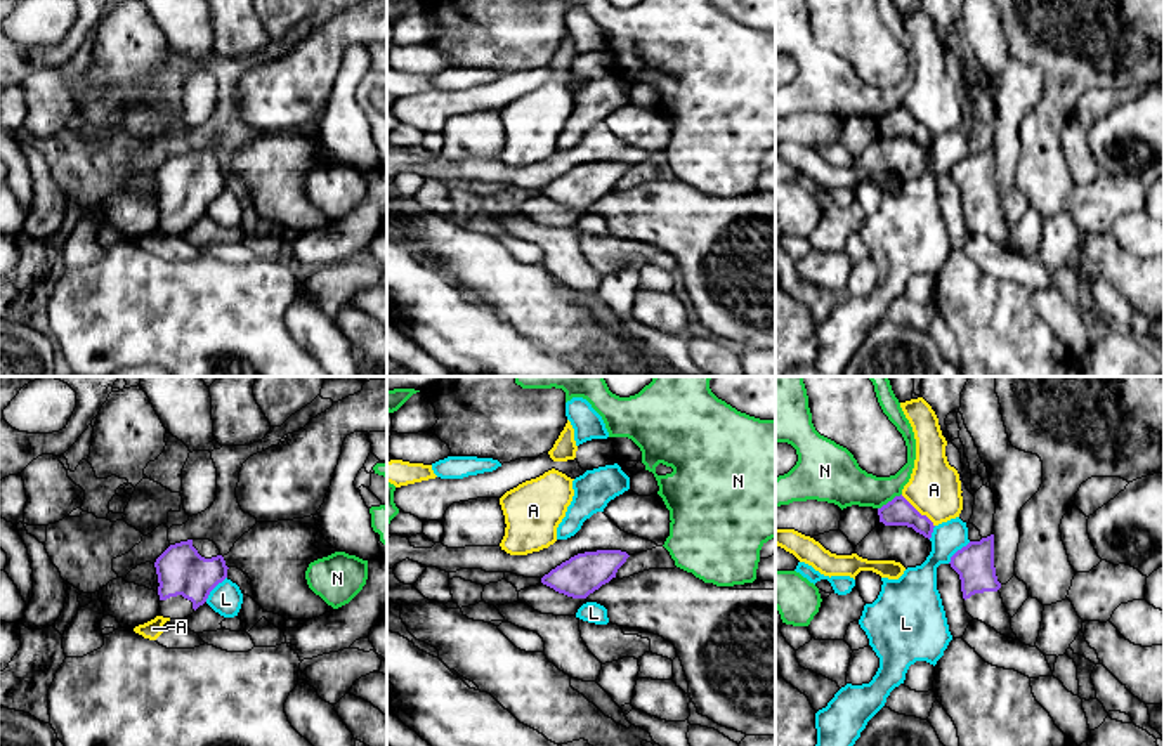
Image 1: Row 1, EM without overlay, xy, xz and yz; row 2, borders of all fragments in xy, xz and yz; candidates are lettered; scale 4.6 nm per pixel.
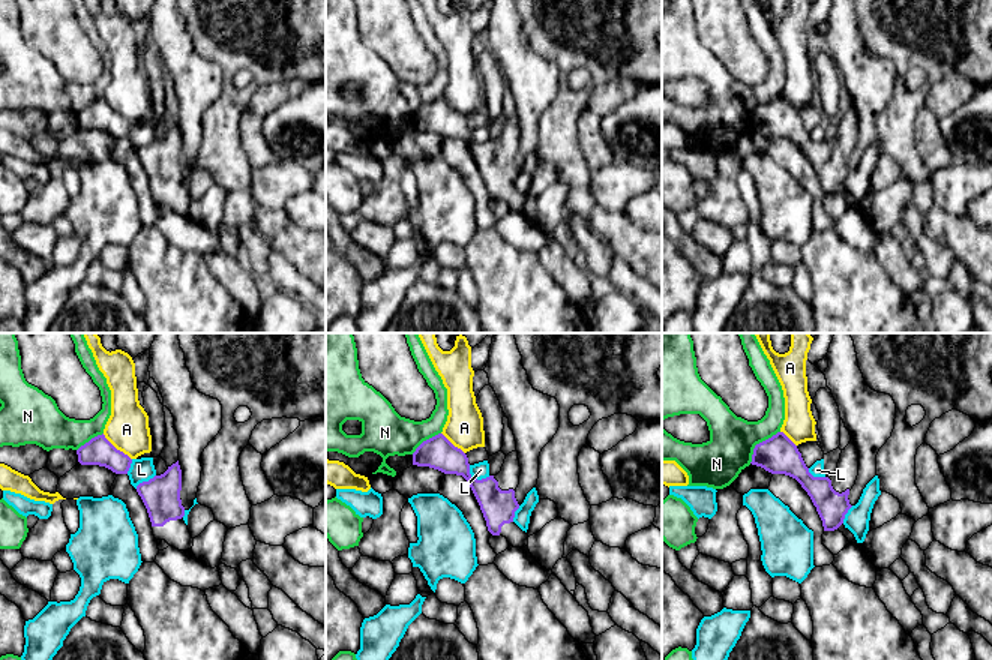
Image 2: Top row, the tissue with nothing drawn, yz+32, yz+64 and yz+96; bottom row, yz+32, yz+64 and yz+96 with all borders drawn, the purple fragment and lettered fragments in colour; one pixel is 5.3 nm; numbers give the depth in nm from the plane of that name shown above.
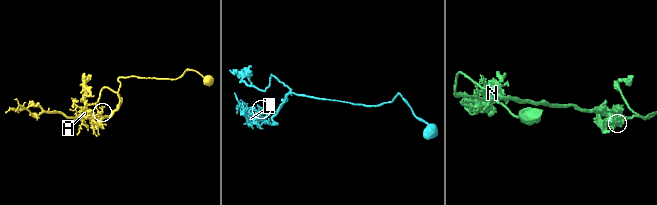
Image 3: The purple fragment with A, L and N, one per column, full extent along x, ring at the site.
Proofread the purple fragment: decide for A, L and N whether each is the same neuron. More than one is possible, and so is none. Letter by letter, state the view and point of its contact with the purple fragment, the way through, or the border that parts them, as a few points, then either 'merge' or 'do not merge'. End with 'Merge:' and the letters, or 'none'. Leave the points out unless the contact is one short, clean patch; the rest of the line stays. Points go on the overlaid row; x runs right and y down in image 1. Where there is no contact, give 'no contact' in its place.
A: contact yz (916, 510); border yz (901, 495), (934, 526); do not merge
L: contact xy (214, 587); do not merge
N: contact yz (889, 502); border yz (901, 493), (878, 509); do not merge
Merge: none

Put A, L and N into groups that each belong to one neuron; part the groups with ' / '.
A / L / N

